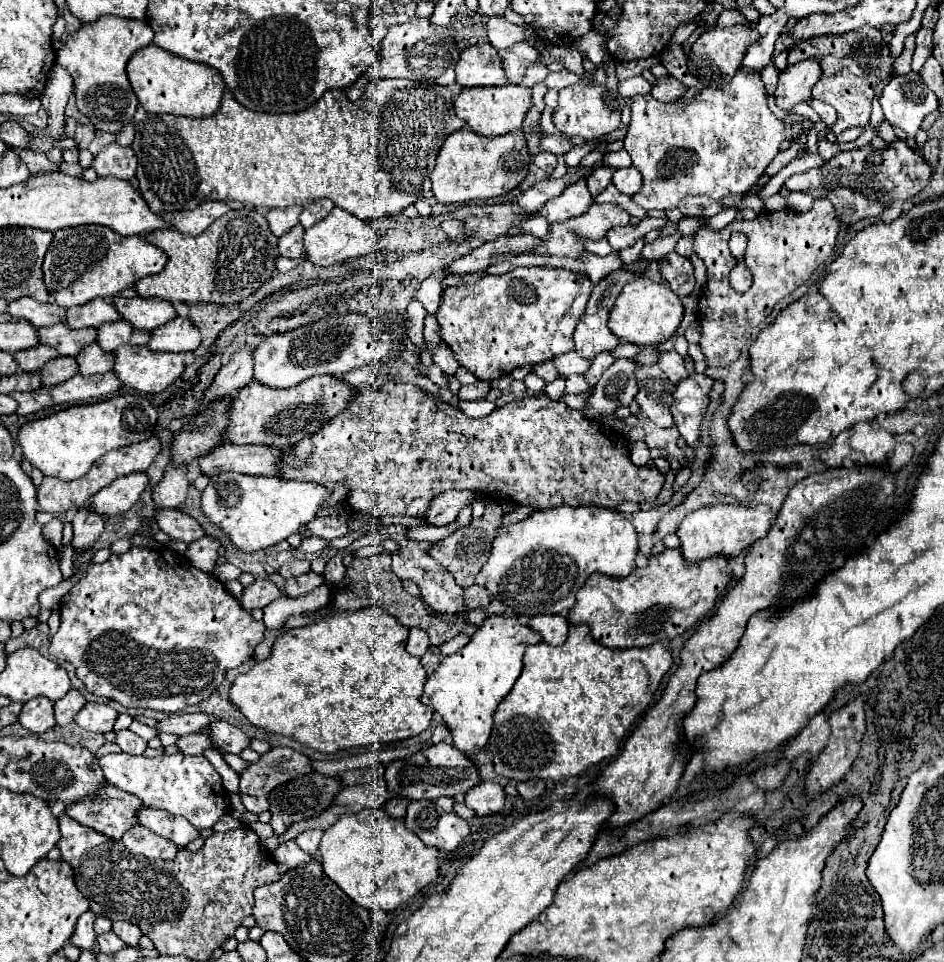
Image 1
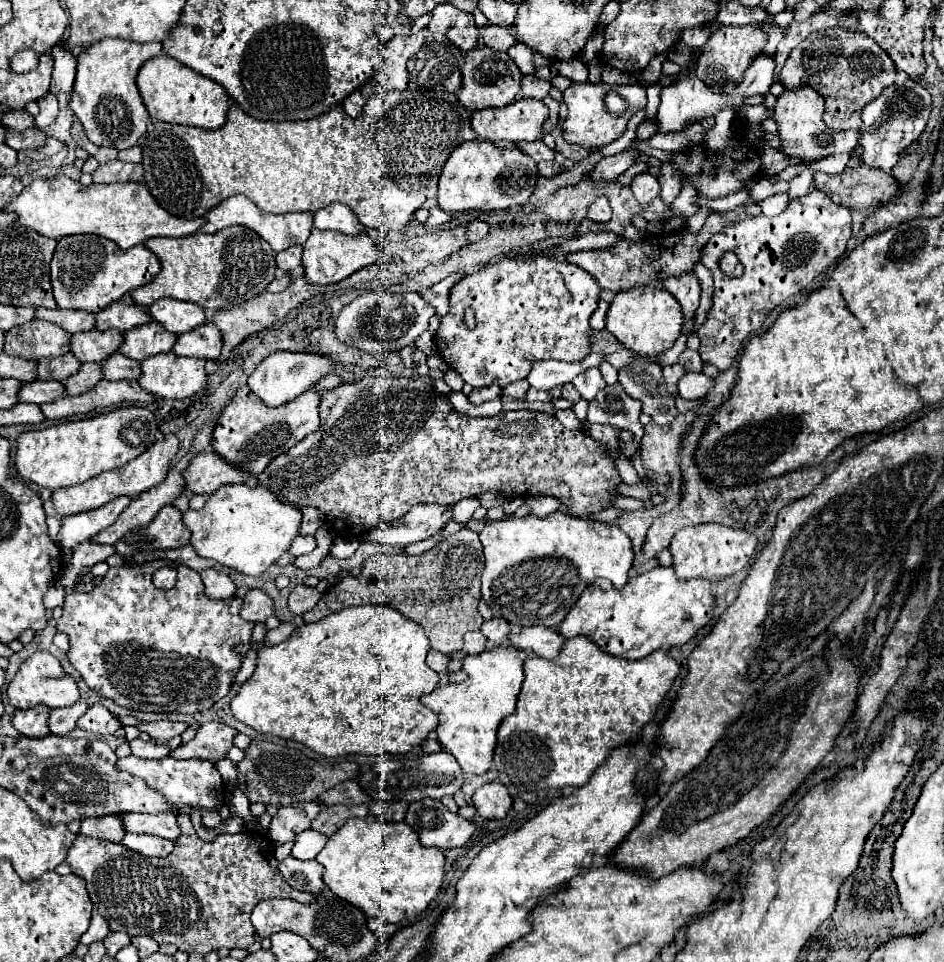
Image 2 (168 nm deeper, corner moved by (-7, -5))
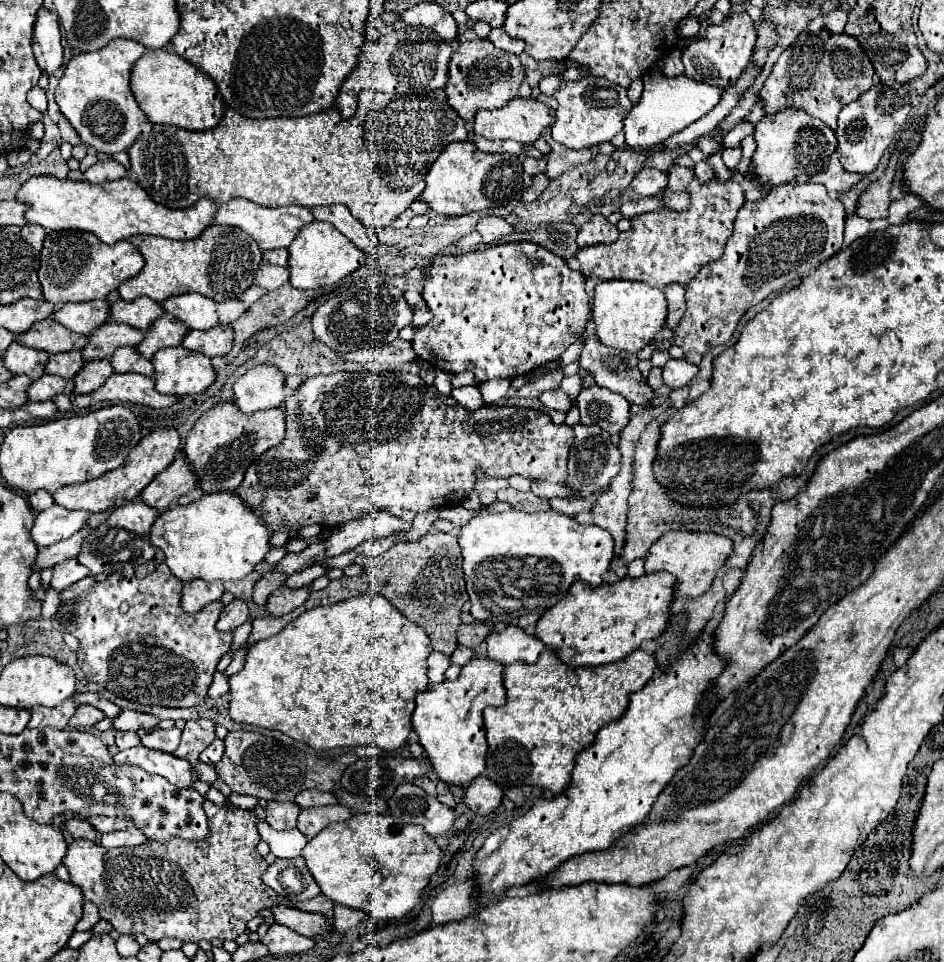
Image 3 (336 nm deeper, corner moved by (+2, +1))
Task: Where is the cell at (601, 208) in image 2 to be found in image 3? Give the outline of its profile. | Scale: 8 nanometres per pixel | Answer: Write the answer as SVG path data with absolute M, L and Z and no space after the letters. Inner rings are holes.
M598 215L580 227L576 243L578 247L592 247L598 243L612 243L614 239L618 239L618 235L620 231L614 231L614 225L608 223L608 219L604 219L602 215Z

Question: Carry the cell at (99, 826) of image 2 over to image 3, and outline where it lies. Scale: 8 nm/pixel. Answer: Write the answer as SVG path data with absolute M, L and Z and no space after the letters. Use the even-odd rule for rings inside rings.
M72 817L72 819L66 819L64 825L62 825L62 831L70 833L74 839L94 839L100 835L100 833L94 833L94 829L90 829L90 823L86 819L78 819L78 817Z

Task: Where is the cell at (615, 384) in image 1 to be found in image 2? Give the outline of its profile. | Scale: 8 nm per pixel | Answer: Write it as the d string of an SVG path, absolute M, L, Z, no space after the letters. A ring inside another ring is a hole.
M615 383L615 385L607 385L605 389L601 389L597 397L589 403L587 421L627 429L637 439L641 439L643 425L639 423L639 413L641 413L639 399L629 397L623 391L621 383Z

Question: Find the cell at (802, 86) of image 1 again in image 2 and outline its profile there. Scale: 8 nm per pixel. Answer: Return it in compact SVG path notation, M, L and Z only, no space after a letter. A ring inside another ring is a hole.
M801 85L797 89L785 89L775 103L775 115L773 119L779 125L779 137L783 141L781 151L789 157L797 157L801 161L817 161L827 155L835 153L851 153L859 145L859 131L831 131L825 121L825 99L819 95L819 91L811 85Z

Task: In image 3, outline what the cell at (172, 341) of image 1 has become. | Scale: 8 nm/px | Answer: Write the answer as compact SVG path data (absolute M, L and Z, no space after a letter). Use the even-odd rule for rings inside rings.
M216 325L214 329L208 331L190 331L182 345L190 351L204 353L208 357L218 357L226 355L232 349L234 343L234 329L230 325Z

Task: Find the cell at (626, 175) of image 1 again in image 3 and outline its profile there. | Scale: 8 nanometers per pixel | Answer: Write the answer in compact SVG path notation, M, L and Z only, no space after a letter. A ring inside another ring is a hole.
M644 167L642 171L638 171L638 177L634 177L634 191L644 197L654 197L656 193L664 191L666 185L668 175L652 167Z

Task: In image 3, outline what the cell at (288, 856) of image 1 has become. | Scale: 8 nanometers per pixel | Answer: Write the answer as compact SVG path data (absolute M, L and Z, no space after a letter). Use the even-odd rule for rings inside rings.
M302 857L276 859L262 873L262 883L290 901L308 901L320 895L320 889L310 877L310 871L304 867Z

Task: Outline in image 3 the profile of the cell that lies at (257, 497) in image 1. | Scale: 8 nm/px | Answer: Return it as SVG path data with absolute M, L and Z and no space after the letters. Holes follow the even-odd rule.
M212 493L186 507L176 505L158 517L150 531L150 543L164 553L166 565L182 583L192 579L244 579L270 551L268 539L270 529L258 521L256 513L242 505L236 493Z

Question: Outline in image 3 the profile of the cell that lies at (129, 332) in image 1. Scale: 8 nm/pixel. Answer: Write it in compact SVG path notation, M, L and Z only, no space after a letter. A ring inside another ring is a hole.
M162 315L152 329L146 331L146 341L138 345L138 351L142 351L142 357L152 359L156 351L166 349L166 347L176 347L182 343L190 329L178 321L174 315Z

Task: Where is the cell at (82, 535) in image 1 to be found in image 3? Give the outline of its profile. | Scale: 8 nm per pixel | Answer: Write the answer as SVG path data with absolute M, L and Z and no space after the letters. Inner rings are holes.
M70 559L70 561L64 561L64 563L58 563L54 567L54 575L52 575L52 583L50 587L54 591L64 591L68 585L80 581L82 577L88 577L88 569L84 565L78 565L76 559Z

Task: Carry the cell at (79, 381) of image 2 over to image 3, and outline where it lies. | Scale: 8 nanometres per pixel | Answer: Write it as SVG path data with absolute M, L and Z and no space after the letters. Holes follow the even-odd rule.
M90 361L82 367L82 373L78 373L78 377L74 377L74 393L92 393L98 387L102 387L106 383L106 379L114 373L110 361Z

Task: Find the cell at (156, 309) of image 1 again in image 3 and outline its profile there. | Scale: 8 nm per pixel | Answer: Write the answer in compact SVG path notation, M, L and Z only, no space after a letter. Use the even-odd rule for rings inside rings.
M198 293L170 297L162 301L166 313L184 321L190 329L212 329L218 325L216 301Z

